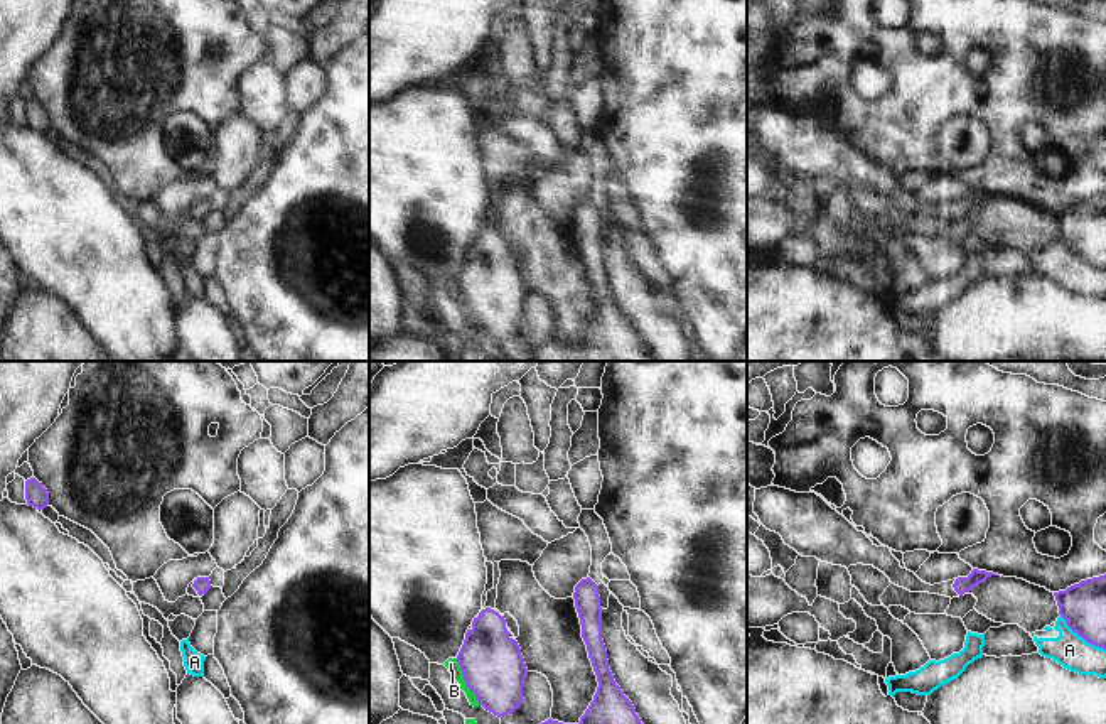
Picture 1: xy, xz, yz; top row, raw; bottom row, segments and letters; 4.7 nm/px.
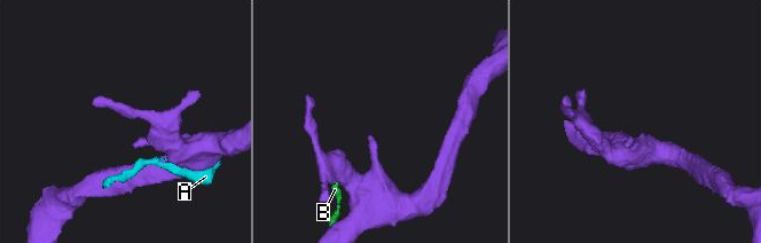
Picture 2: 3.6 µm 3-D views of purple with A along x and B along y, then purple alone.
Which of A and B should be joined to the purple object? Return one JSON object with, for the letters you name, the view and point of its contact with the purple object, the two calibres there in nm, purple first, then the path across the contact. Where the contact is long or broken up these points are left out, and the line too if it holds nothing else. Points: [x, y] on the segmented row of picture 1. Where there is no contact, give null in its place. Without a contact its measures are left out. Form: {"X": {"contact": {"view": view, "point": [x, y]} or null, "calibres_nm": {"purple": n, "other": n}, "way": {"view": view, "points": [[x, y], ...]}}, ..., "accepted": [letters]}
{"accepted": []}

